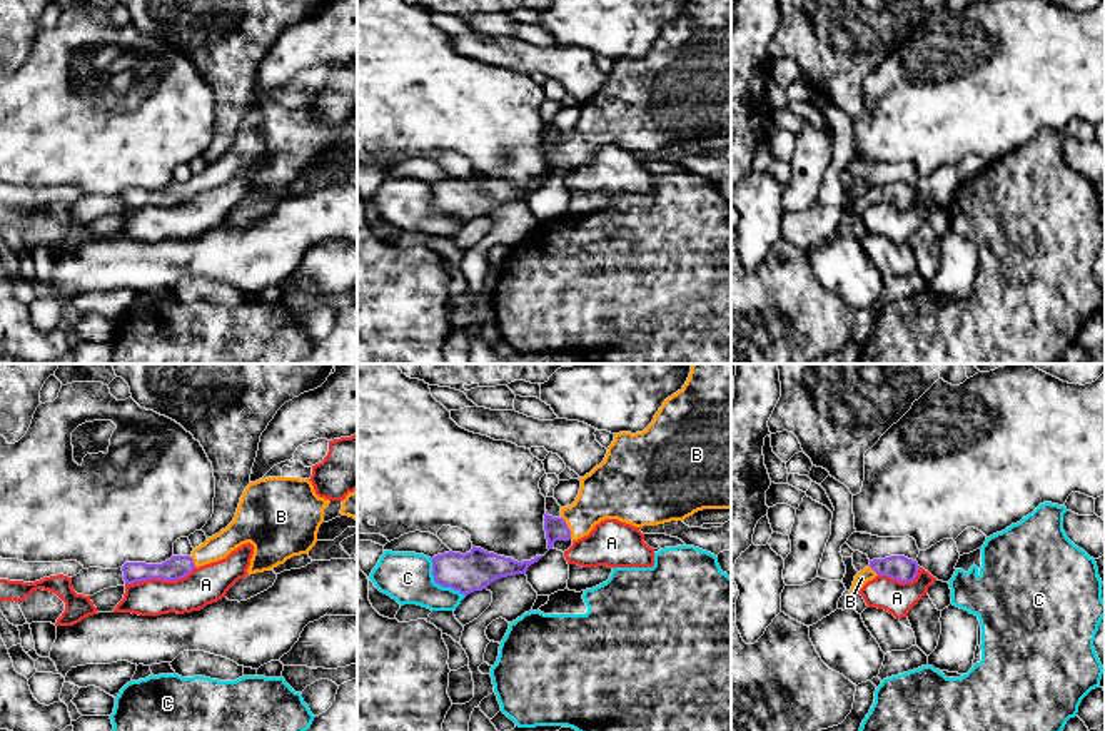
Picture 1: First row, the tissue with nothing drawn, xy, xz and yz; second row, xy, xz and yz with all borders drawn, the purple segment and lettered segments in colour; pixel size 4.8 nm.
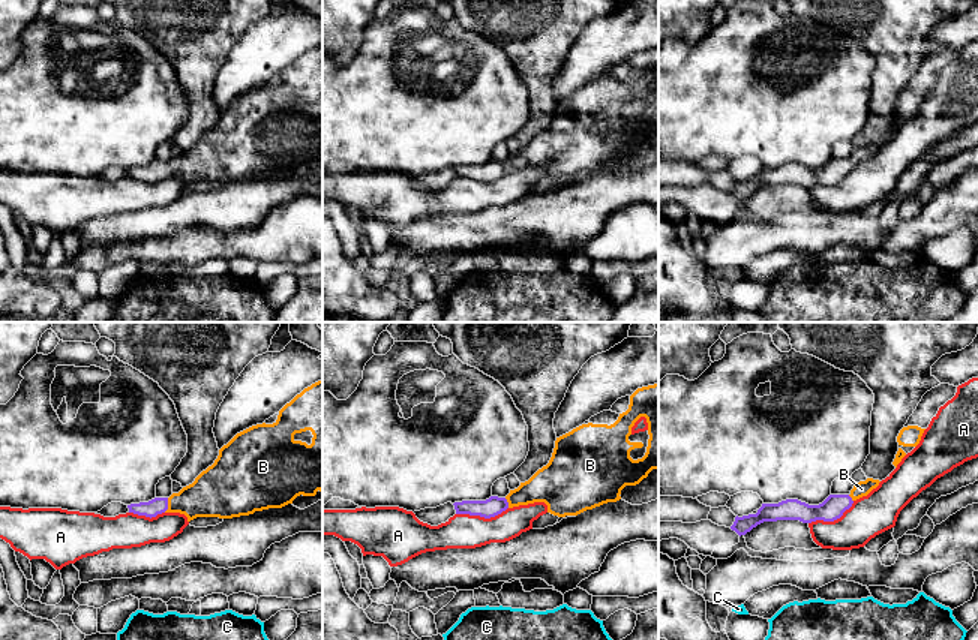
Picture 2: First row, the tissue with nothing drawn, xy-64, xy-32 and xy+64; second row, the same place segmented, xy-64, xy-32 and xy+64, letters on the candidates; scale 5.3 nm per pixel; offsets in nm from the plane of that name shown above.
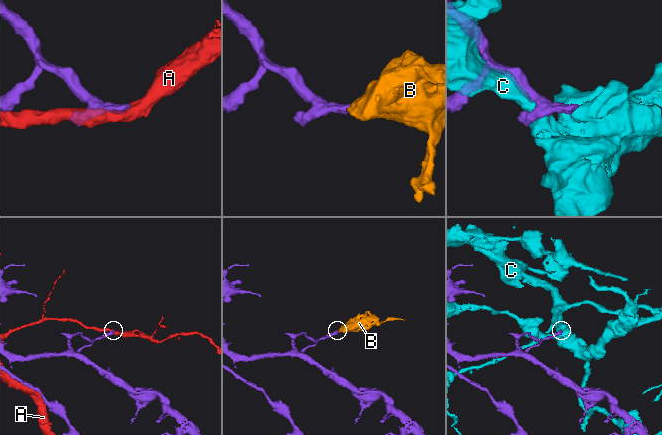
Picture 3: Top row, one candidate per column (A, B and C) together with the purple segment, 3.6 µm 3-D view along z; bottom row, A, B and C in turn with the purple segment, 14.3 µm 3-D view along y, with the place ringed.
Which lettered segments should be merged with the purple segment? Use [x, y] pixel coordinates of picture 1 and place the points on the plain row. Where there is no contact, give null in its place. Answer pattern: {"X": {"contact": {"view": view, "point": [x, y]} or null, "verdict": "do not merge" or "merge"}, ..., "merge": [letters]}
{"A": {"contact": {"view": "xy", "point": [161, 204]}, "verdict": "do not merge"}, "B": {"contact": {"view": "xz", "point": [568, 154]}, "verdict": "merge"}, "C": {"contact": {"view": "xz", "point": [439, 211]}, "verdict": "do not merge"}, "merge": ["B"]}

